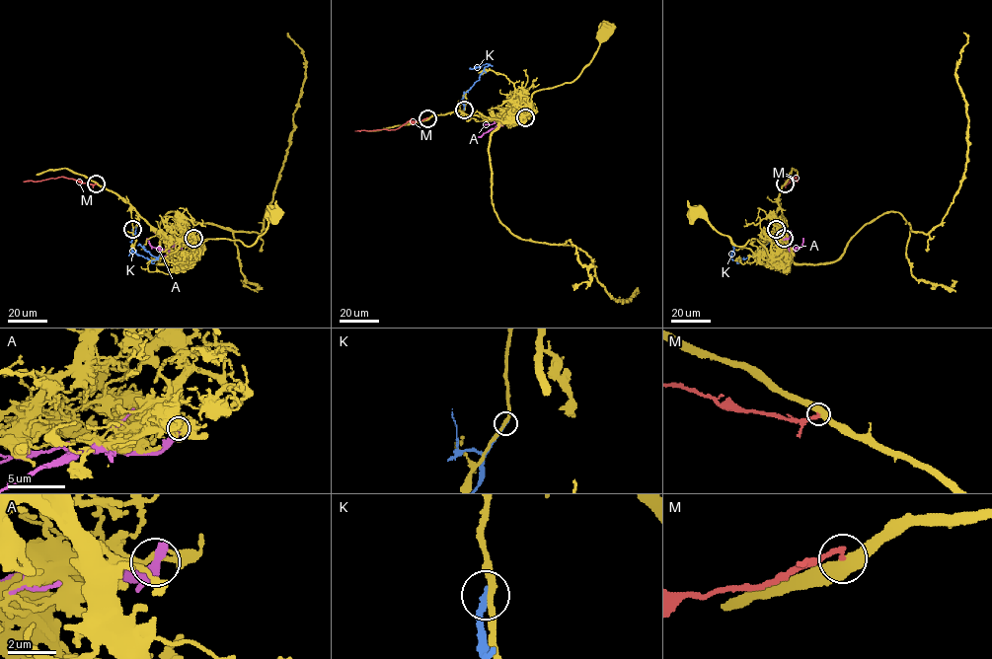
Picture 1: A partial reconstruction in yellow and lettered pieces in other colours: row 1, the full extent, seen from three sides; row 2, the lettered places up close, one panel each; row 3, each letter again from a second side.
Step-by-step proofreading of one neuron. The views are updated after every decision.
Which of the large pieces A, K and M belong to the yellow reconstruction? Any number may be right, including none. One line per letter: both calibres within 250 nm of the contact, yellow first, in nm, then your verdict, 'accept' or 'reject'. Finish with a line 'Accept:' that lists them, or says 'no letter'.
A: 200 nm thick on the yellow side, 360 nm on the other; reject
K: 240 nm thick on the yellow side, 240 nm on the other; reject
M: 500 nm thick on the yellow side, 200 nm on the other; reject
Accept: no letter

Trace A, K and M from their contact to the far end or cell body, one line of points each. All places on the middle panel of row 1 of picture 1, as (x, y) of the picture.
A: (525, 117), (520, 121), (506, 121), (478, 137)
K: (464, 109), (463, 95), (489, 65), (469, 69)
M: (427, 118), (409, 121), (395, 129), (355, 131)

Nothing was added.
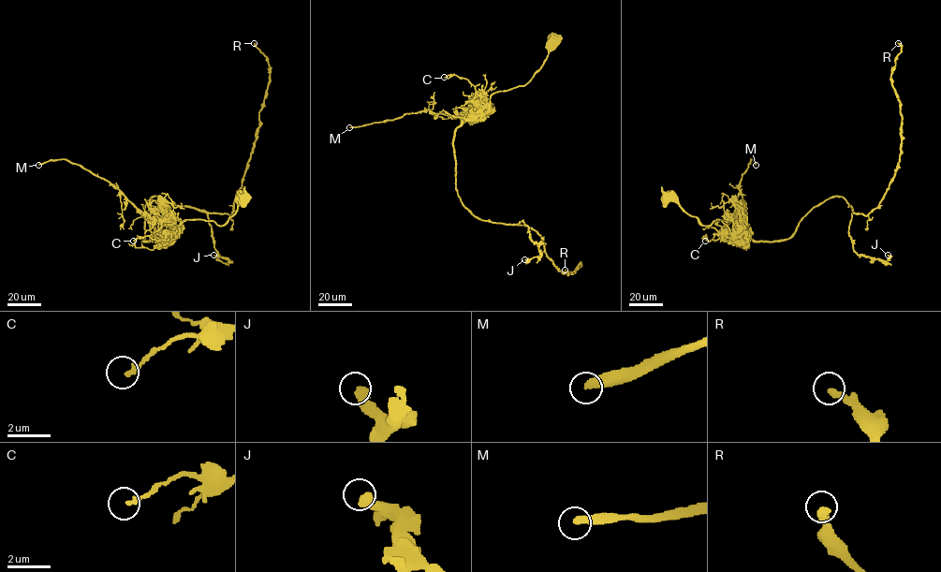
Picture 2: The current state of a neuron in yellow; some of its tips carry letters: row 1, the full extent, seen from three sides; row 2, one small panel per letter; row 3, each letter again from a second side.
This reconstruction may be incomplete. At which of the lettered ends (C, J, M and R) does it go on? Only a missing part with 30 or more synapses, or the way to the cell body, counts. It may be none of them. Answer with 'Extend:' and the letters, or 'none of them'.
Extend: M

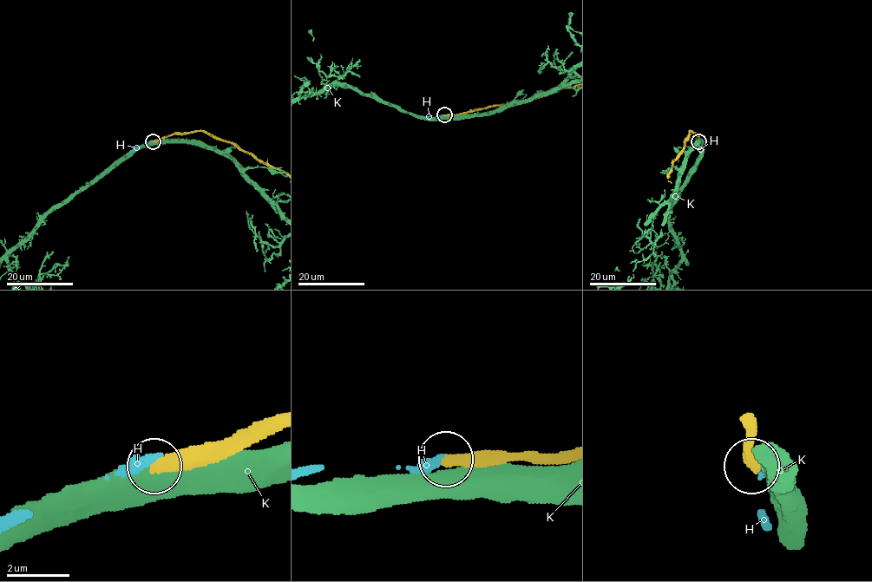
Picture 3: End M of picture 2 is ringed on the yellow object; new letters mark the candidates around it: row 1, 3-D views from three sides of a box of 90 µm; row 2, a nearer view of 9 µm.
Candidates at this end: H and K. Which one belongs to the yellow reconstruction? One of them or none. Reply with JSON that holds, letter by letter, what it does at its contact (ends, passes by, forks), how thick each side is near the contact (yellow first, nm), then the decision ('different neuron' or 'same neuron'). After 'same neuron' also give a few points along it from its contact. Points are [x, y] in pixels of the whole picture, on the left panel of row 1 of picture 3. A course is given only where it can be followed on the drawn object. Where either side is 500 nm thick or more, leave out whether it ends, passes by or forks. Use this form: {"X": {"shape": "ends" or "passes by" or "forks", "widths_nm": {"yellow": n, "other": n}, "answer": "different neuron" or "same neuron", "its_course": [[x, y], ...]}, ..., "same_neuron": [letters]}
{"H": {"shape": "ends", "widths_nm": {"yellow": 440, "other": 340}, "answer": "different neuron"}, "K": {"widths_nm": {"yellow": 600, "other": 750}, "answer": "different neuron"}, "same_neuron": []}

